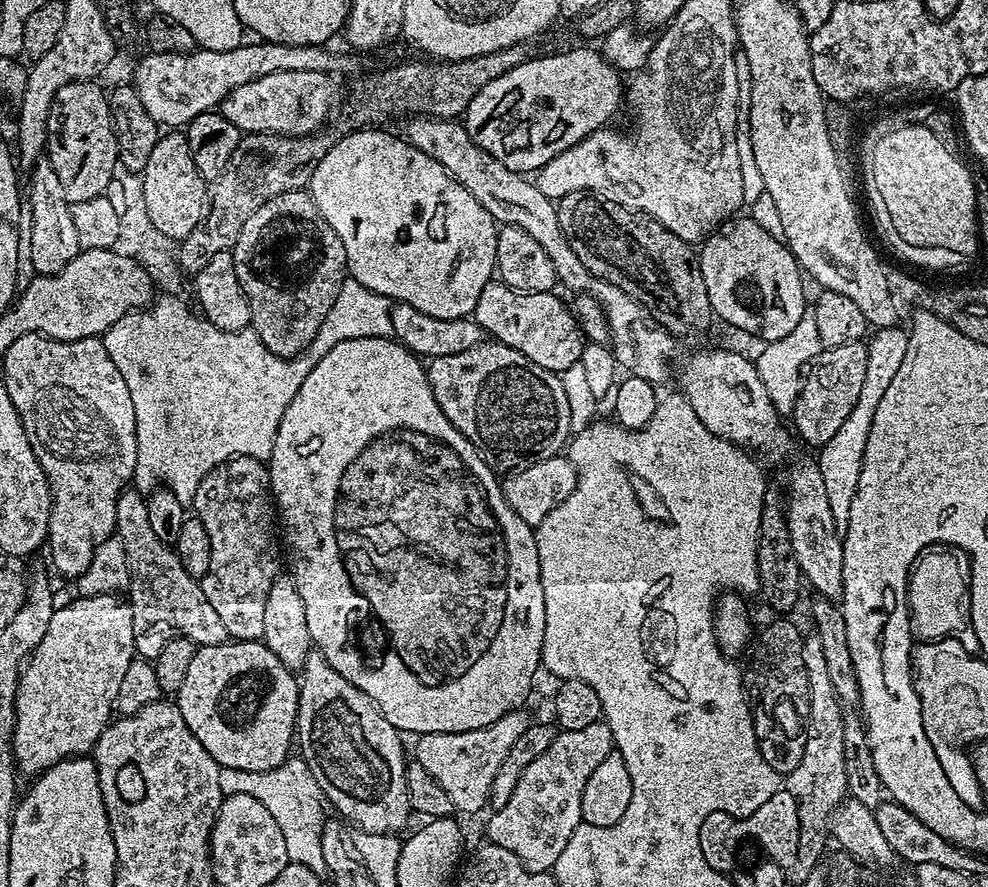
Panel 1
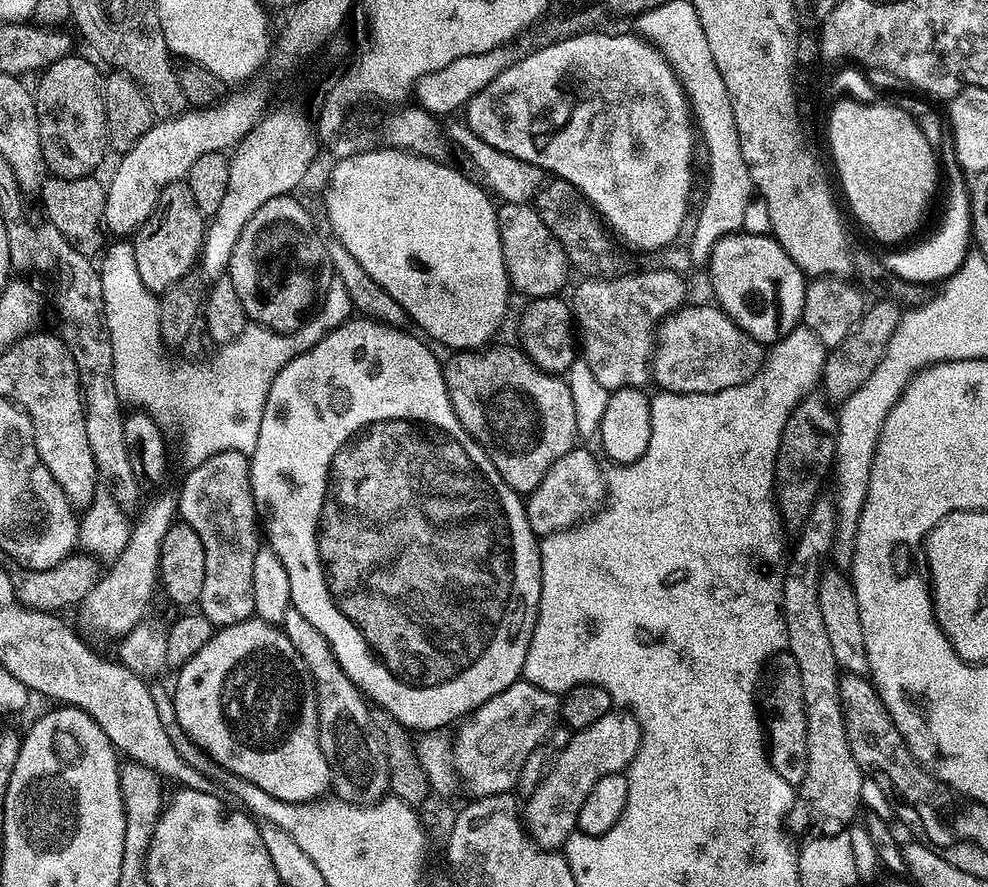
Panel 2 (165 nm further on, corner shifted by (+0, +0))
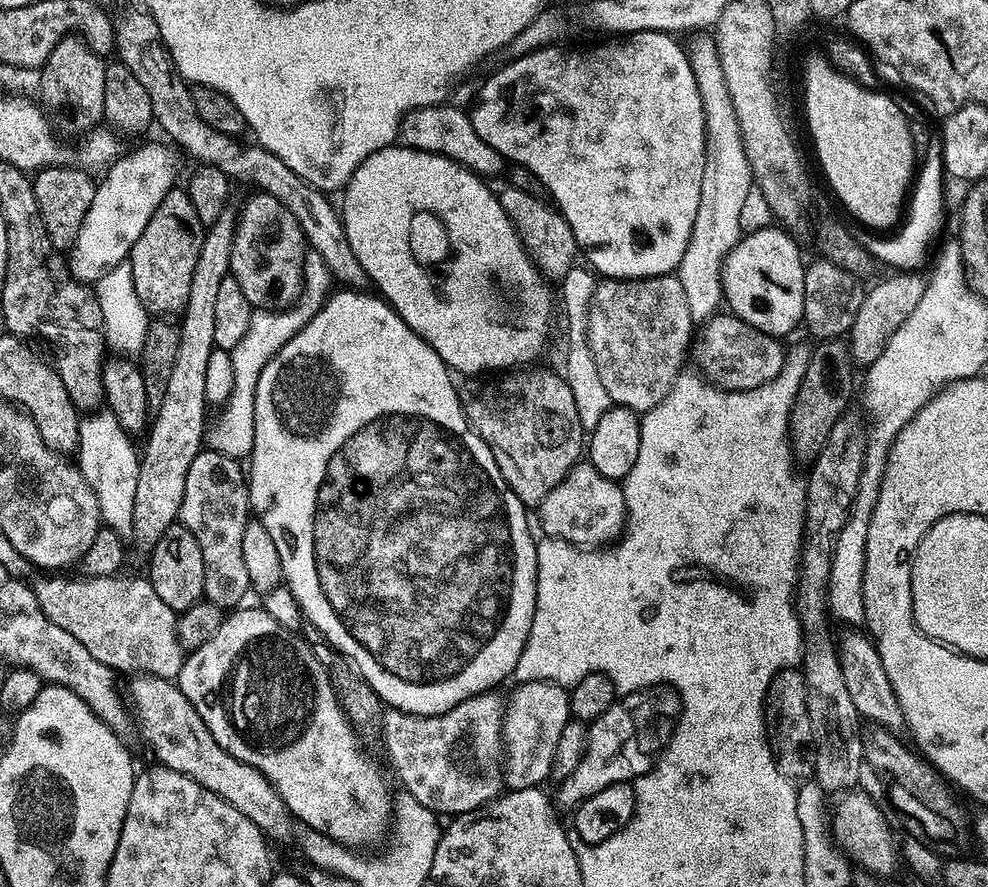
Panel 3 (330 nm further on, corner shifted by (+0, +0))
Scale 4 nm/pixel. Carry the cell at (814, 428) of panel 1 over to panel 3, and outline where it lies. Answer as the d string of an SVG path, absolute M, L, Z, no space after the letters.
M900 270L895 274L890 274L894 276L878 281L873 288L869 287L865 291L862 307L858 309L858 315L854 317L854 326L850 339L847 341L847 346L852 352L852 359L857 365L872 365L877 358L881 357L886 349L886 342L890 342L894 330L898 330L898 326L902 326L902 322L910 318L914 306L918 306L922 298L922 290L926 283L925 277L919 274L920 272L916 270Z

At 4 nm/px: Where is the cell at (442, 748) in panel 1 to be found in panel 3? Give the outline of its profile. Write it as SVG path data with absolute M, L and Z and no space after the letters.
M549 680L517 683L510 708L502 718L502 744L506 749L506 780L513 789L535 788L552 776L552 763L562 730L572 716L570 692L565 685Z

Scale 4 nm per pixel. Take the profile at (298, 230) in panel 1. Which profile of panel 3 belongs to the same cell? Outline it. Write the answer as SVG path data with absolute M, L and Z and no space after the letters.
M262 191L252 195L256 196L250 197L245 202L244 209L241 210L240 216L238 212L238 219L234 224L230 250L230 275L236 279L238 286L242 286L242 294L246 294L246 302L250 302L253 309L279 310L293 303L300 295L300 289L304 284L306 239L294 214L290 214L290 210L286 210L286 206L278 202L278 198Z

